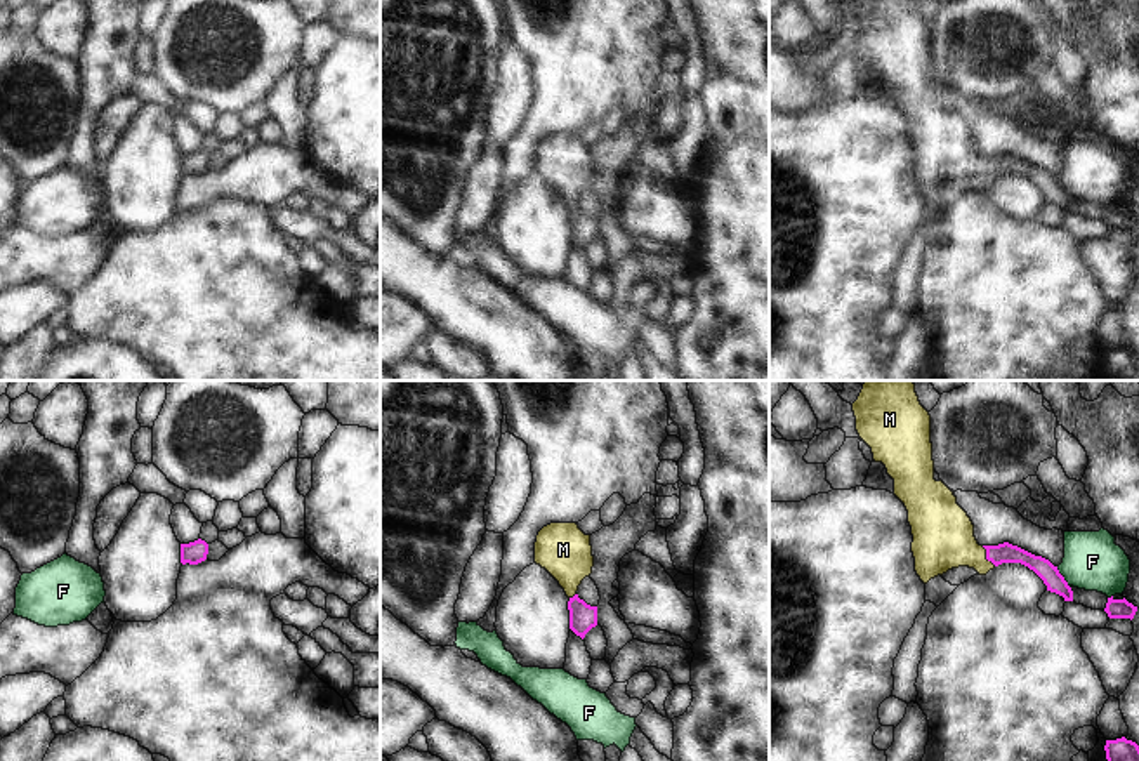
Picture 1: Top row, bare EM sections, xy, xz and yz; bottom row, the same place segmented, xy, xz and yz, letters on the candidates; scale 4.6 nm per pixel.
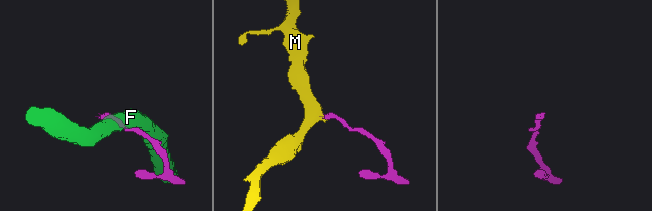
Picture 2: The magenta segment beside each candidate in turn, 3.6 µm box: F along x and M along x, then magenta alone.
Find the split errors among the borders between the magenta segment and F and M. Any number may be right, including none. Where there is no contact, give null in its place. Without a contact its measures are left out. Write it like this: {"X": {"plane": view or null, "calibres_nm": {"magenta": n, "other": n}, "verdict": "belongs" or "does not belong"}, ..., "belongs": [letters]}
{"F": {"plane": "yz", "calibres_nm": {"magenta": 90, "other": 260}, "verdict": "does not belong"}, "M": {"plane": "yz", "calibres_nm": {"magenta": 100, "other": 280}, "verdict": "belongs"}, "belongs": ["M"]}

